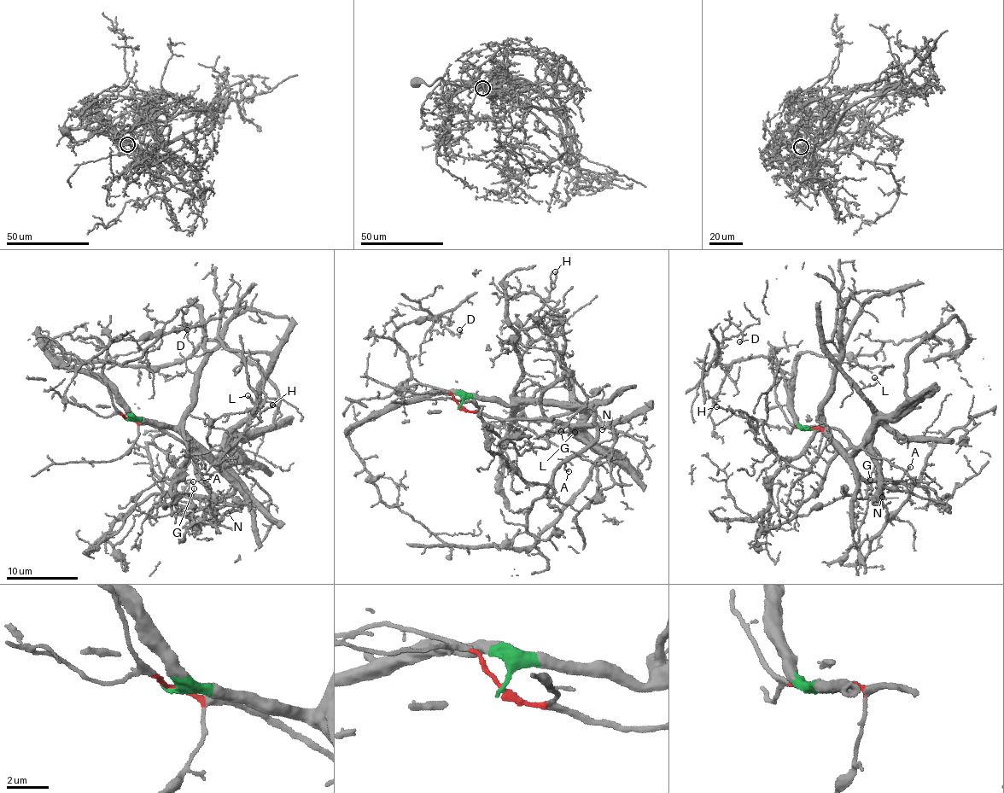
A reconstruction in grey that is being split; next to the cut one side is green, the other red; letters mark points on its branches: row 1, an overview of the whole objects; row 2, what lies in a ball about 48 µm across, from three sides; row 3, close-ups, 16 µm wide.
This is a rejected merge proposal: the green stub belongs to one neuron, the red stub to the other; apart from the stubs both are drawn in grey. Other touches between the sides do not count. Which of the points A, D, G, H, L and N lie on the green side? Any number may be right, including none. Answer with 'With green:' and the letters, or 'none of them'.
With green: A, D, G, H

